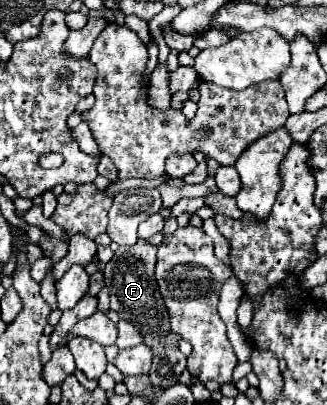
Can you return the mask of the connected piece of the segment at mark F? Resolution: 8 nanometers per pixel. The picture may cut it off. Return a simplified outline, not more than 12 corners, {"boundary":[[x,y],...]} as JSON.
{"boundary":[[139,239],[105,265],[111,309],[153,349],[155,387],[187,357],[157,291],[157,247]]}

